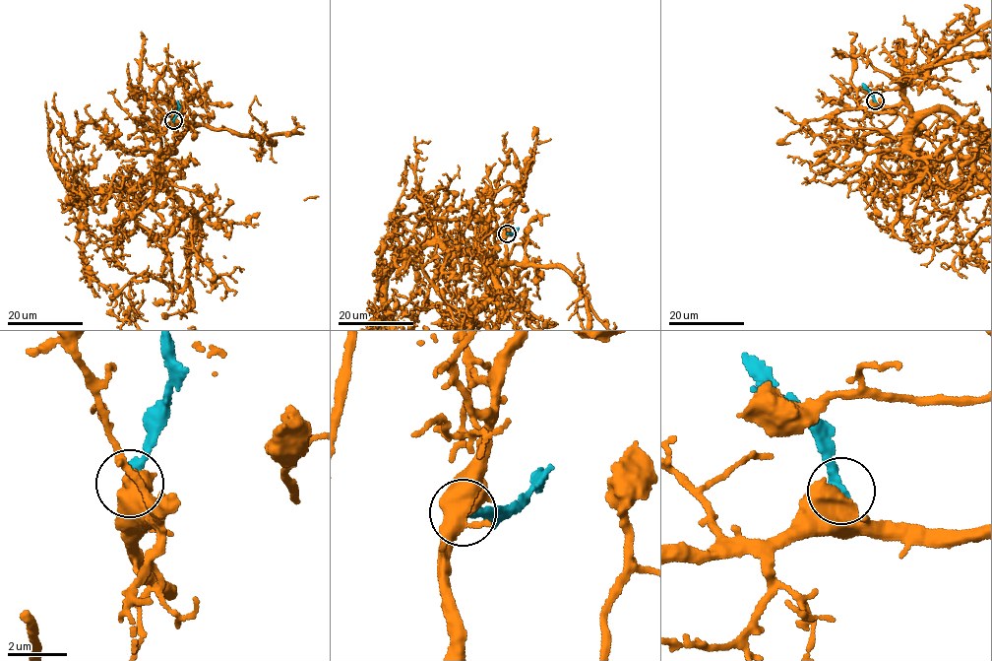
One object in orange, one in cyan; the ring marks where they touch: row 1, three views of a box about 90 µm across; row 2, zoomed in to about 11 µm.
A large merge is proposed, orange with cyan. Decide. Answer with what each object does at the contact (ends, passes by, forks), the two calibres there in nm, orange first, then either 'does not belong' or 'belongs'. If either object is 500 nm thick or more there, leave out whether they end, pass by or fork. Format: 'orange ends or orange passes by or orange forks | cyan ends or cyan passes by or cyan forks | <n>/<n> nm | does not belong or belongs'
750/360 nm | does not belong

